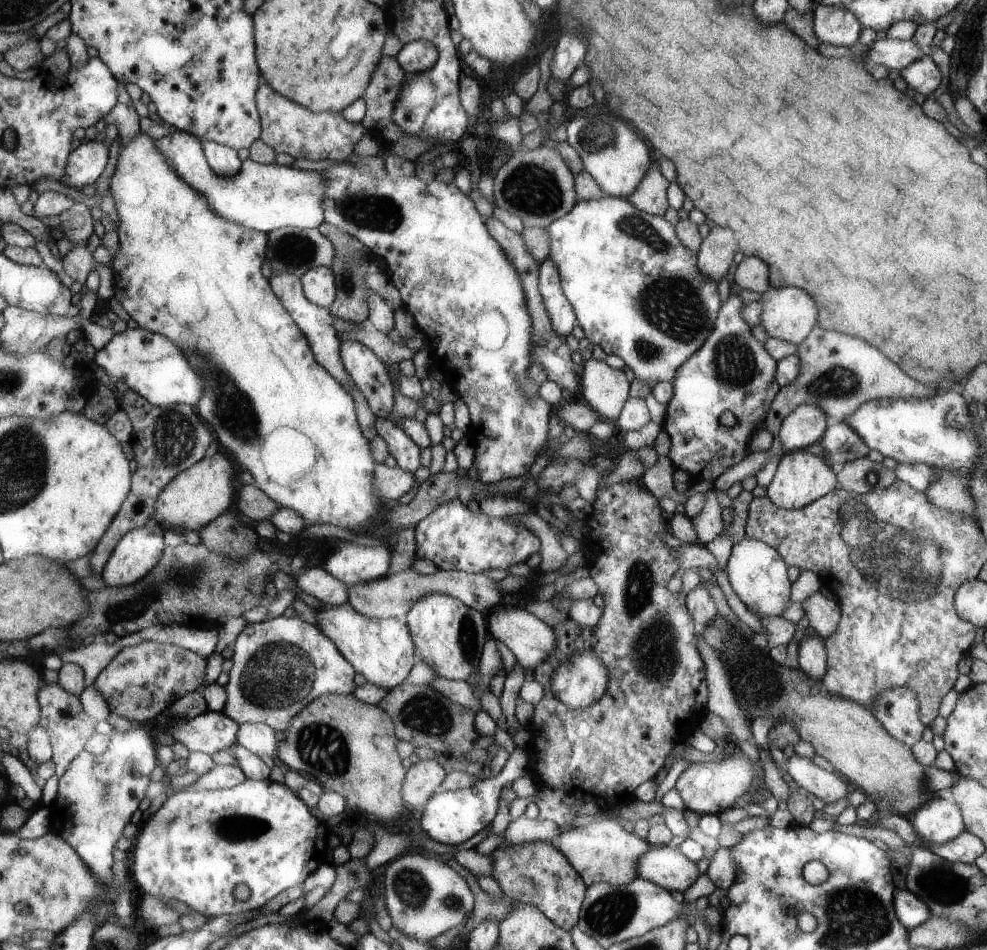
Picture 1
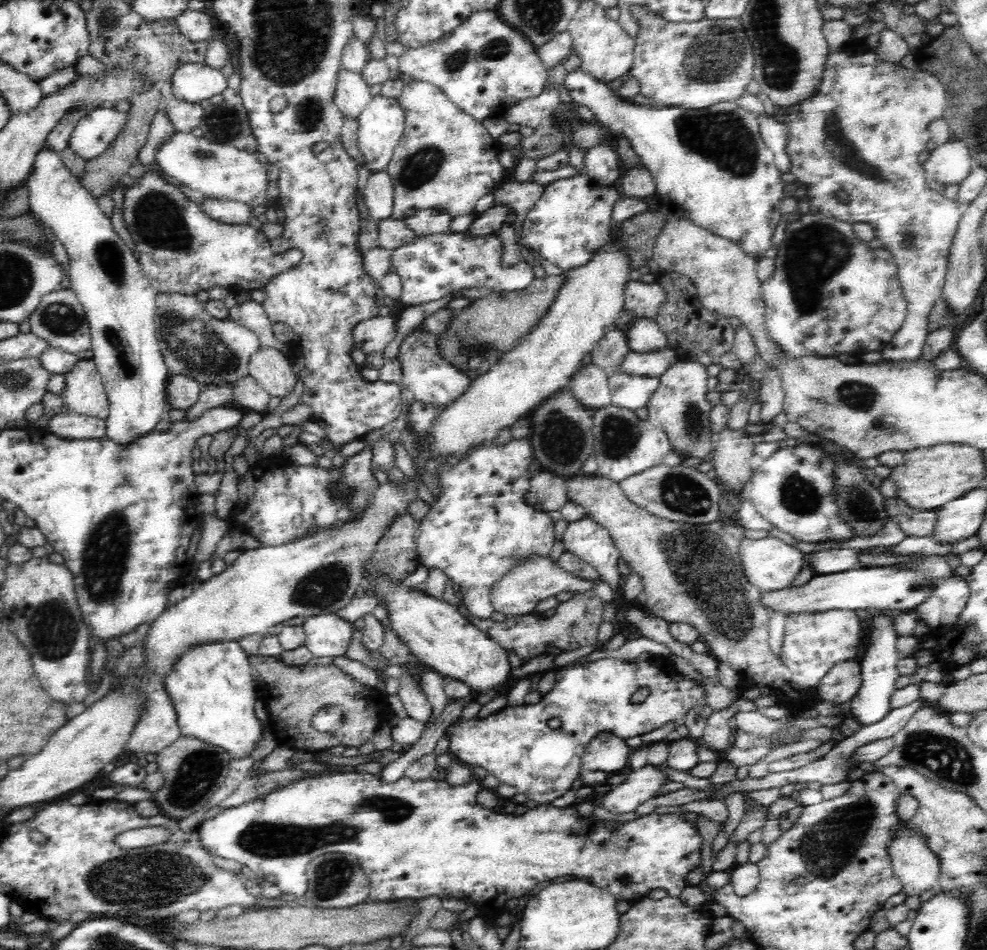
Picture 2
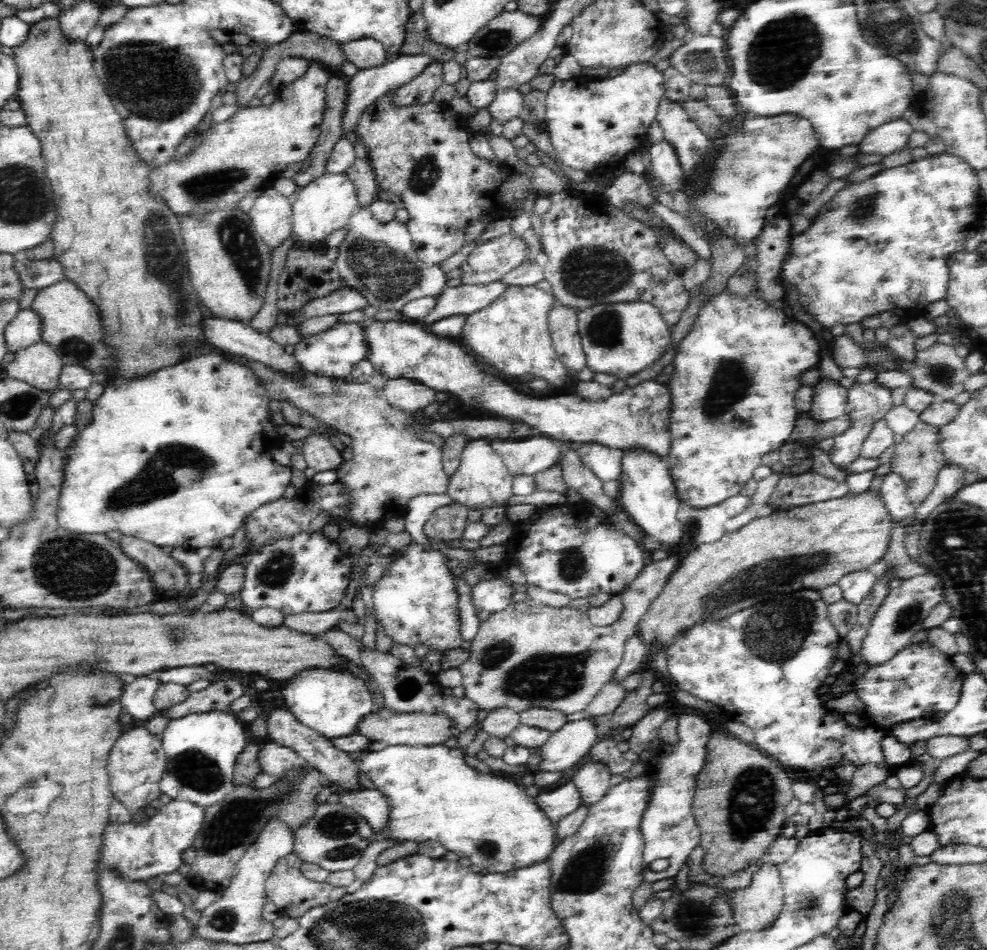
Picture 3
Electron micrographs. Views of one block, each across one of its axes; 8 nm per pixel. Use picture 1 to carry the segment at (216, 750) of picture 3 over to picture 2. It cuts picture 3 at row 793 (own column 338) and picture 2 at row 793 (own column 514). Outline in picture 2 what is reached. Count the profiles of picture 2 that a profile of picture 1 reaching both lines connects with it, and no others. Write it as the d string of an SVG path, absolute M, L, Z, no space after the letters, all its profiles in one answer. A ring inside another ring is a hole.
M334 768L327 773L314 772L314 774L306 774L294 782L288 782L282 788L276 788L272 792L268 792L262 798L246 801L244 804L227 808L219 814L208 820L202 821L196 830L200 835L201 845L210 853L216 856L222 856L228 860L234 860L242 866L247 866L256 874L258 881L261 883L272 883L279 886L282 894L294 894L296 896L304 896L308 880L306 878L306 870L308 864L321 854L328 853L347 853L354 855L359 861L360 867L366 873L369 880L369 898L370 901L401 901L402 899L420 900L427 896L436 895L439 898L452 896L465 900L469 904L476 906L477 915L483 917L487 922L496 919L501 913L505 912L506 902L510 898L520 898L526 892L530 892L536 884L540 882L555 881L559 879L578 879L590 880L590 884L598 884L598 888L606 888L610 894L616 896L617 900L632 901L640 899L652 892L655 888L666 890L668 895L679 897L680 892L689 886L686 877L690 871L700 866L700 849L702 837L698 829L685 820L682 813L667 814L648 814L639 816L638 818L626 822L618 823L611 826L611 822L600 819L598 816L583 816L578 813L576 806L554 807L551 804L538 805L532 809L528 809L521 815L515 815L510 812L500 814L498 809L487 809L477 803L477 794L484 788L481 780L476 779L468 784L453 786L444 781L433 779L413 781L408 777L400 778L396 782L382 782L379 774L357 773L350 768Z

